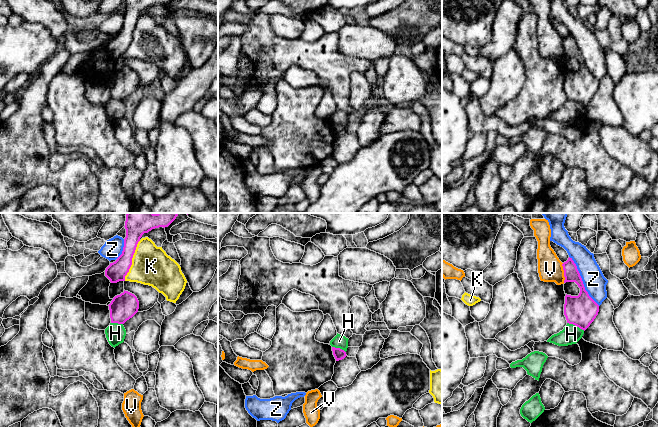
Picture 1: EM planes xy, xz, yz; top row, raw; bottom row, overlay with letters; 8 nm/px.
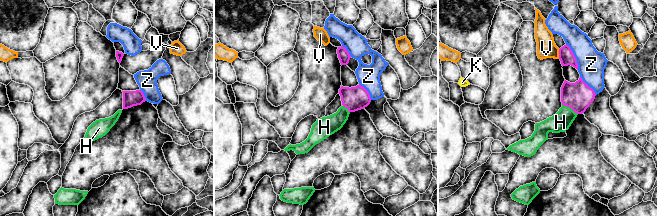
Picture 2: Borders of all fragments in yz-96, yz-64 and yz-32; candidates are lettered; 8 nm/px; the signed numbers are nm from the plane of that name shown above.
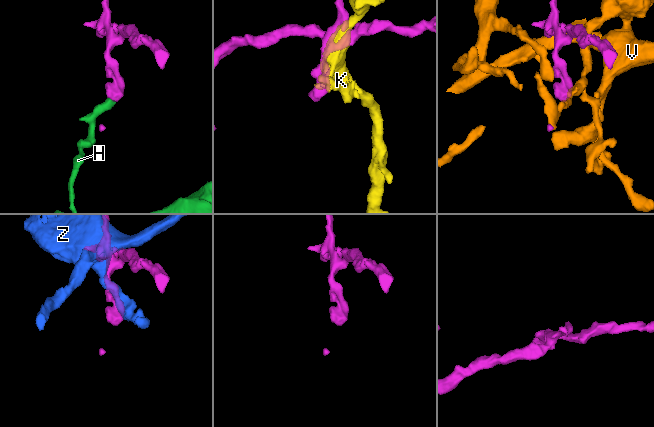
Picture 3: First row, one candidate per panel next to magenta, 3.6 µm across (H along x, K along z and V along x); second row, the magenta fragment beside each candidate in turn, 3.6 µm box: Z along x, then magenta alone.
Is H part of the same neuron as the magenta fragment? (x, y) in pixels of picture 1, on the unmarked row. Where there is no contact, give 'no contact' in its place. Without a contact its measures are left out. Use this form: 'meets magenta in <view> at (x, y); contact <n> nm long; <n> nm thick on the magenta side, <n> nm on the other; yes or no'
meets magenta in yz at (576, 101); contact 160 nm long; 240 nm thick on the magenta side, 160 nm on the other; no

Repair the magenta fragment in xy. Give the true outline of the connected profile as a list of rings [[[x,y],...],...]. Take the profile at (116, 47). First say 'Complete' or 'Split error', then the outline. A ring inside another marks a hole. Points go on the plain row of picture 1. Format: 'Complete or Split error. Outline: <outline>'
Complete. Outline: [[[125,0],[126,13],[122,30],[105,46],[105,52],[111,59],[125,57],[125,52],[132,41],[132,34],[140,14],[144,9],[159,3],[168,3],[170,0]]]

